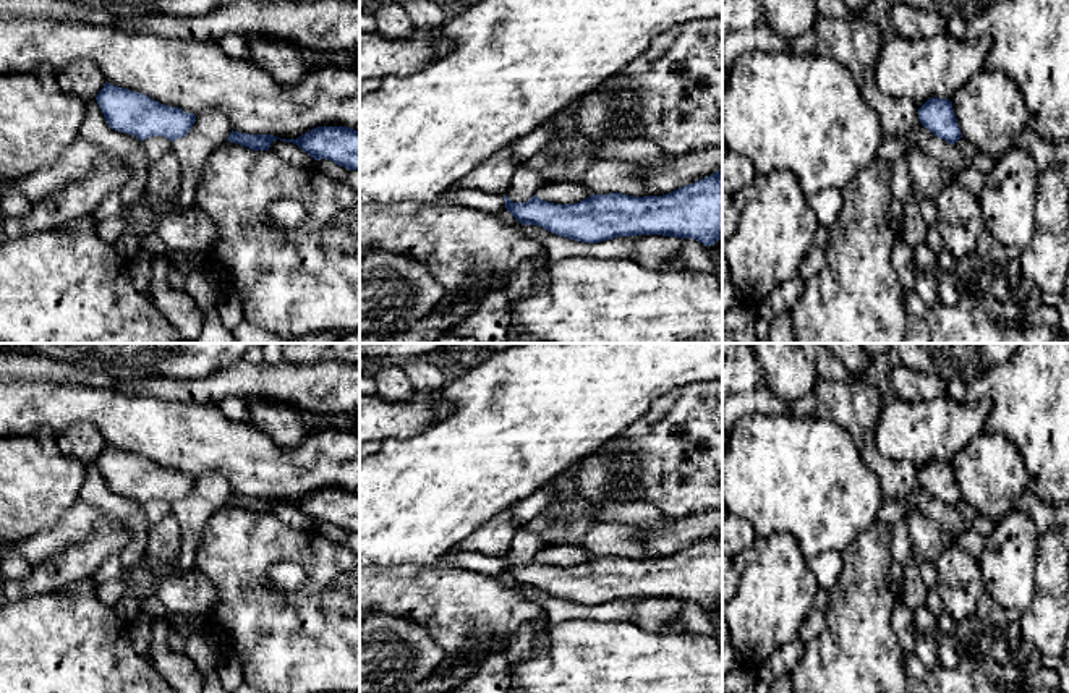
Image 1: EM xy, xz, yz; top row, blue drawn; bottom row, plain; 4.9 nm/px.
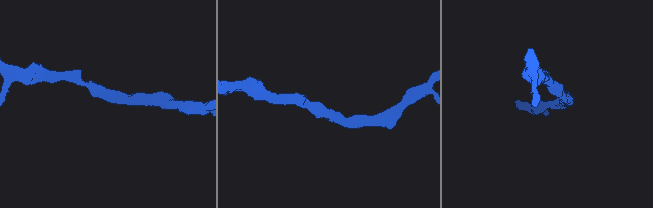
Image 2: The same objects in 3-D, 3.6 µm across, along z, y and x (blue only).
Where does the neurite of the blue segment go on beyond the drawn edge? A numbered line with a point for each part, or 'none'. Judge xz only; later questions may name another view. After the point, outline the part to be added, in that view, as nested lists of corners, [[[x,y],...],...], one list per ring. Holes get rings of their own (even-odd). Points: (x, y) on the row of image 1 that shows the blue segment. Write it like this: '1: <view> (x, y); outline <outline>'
none

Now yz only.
none

